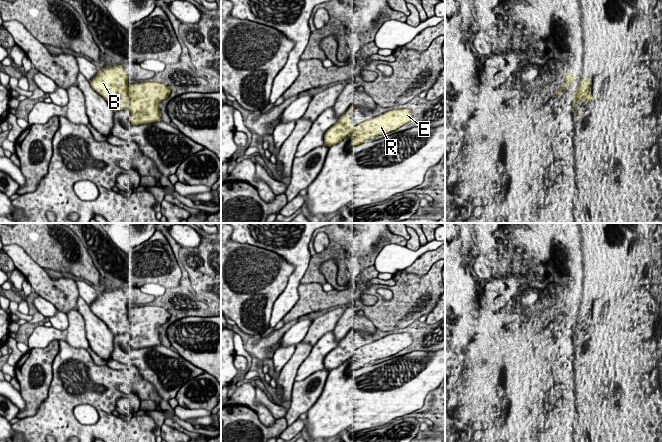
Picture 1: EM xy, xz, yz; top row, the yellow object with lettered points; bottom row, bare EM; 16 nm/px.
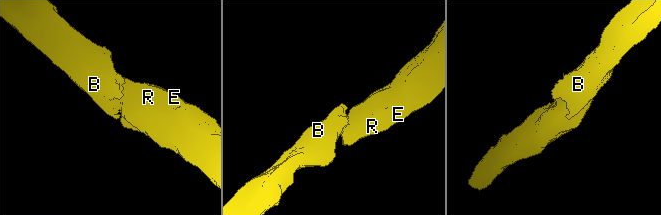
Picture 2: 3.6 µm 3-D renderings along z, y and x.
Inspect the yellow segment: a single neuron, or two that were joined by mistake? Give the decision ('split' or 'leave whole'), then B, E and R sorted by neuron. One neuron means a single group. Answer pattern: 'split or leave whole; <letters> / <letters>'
leave whole; B E R

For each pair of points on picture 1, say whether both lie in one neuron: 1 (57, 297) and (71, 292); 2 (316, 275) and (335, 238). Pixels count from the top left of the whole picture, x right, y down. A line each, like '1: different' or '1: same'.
1: same
2: same

